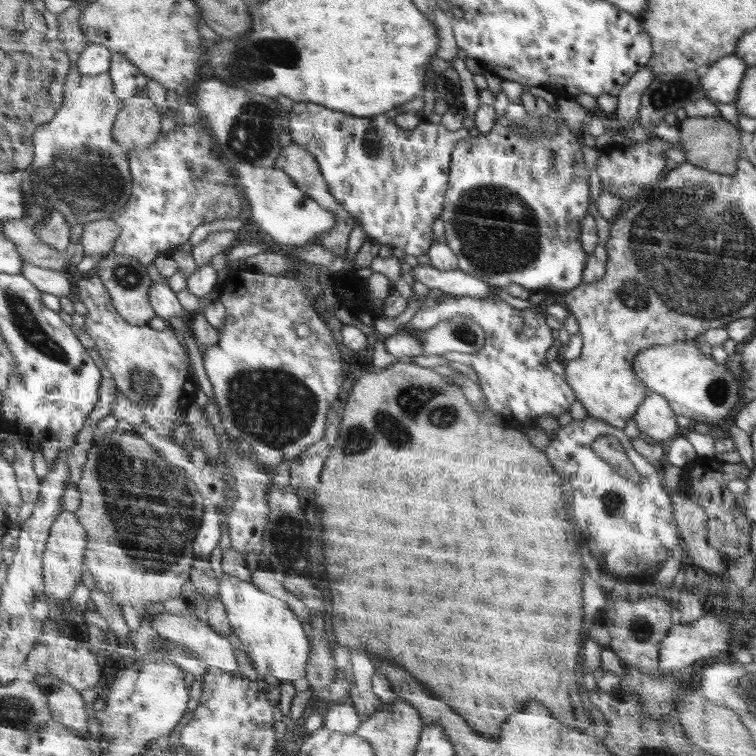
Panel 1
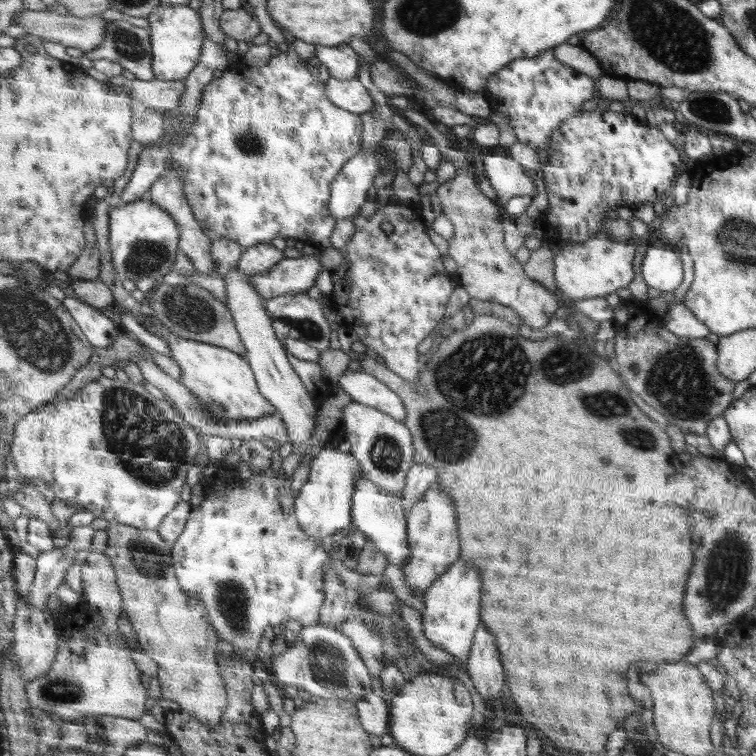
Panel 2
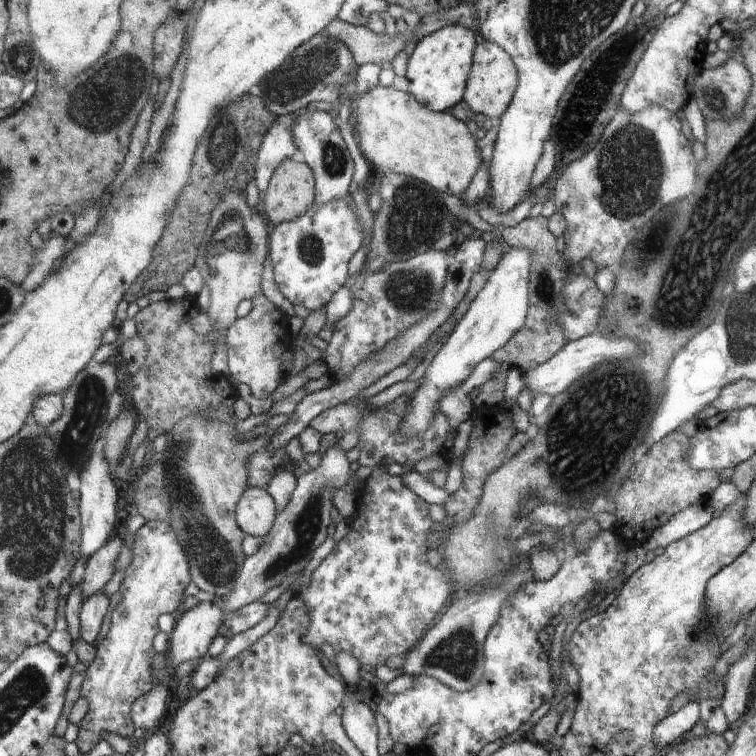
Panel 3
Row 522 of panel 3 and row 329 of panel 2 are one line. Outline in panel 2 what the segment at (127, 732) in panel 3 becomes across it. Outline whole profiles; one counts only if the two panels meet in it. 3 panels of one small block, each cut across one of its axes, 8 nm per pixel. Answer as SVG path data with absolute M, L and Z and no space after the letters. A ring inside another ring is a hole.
M147 308L147 320L143 325L151 336L163 338L172 349L172 359L180 363L183 376L181 383L199 398L203 406L215 418L221 420L257 420L277 412L277 407L268 402L257 386L256 375L241 354L223 346L190 340L174 333Z

